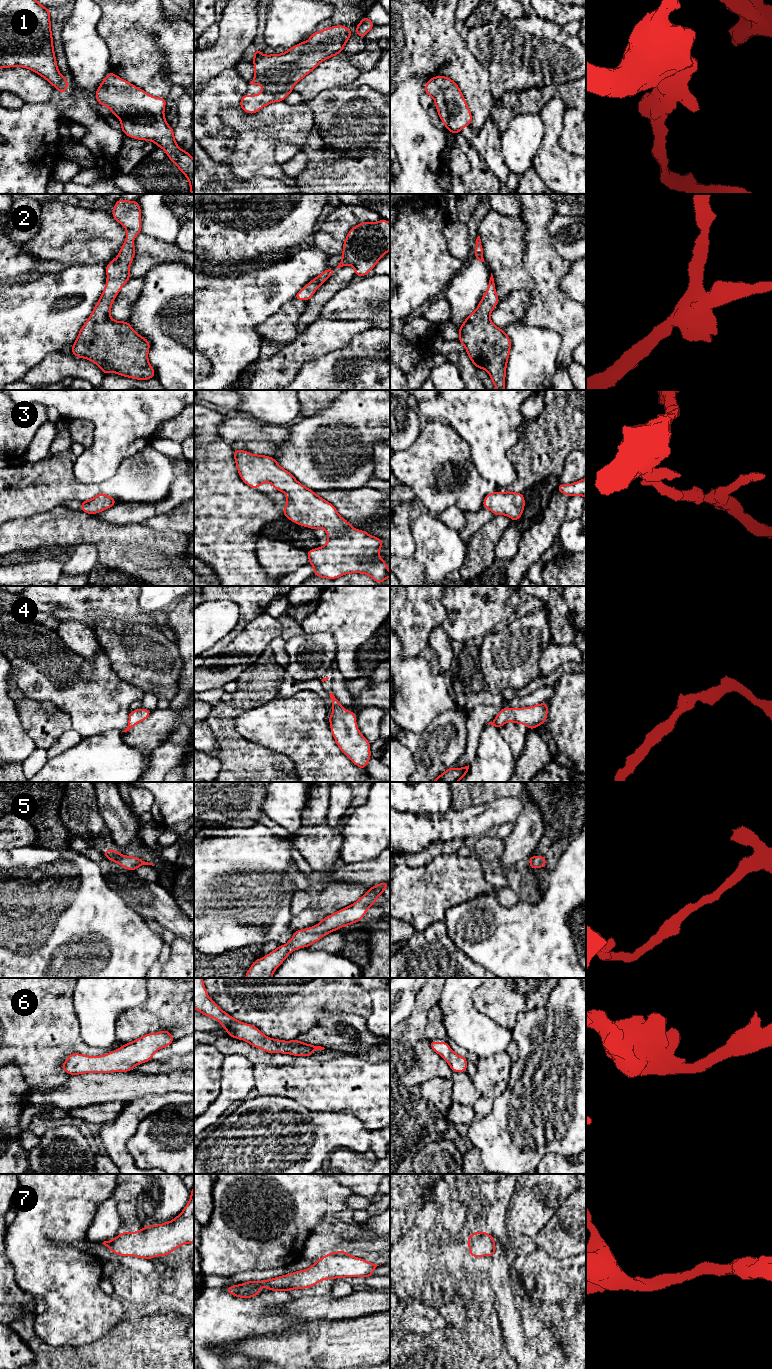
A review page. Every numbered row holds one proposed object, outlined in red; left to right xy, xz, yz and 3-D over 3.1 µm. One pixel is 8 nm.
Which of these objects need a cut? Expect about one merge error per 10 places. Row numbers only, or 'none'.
none

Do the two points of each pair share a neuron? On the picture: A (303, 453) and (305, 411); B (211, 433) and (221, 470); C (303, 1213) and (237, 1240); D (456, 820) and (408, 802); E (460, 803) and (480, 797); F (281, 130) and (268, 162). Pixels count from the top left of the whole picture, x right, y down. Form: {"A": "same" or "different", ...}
{"A": "different", "B": "different", "C": "same", "D": "different", "E": "same", "F": "same"}

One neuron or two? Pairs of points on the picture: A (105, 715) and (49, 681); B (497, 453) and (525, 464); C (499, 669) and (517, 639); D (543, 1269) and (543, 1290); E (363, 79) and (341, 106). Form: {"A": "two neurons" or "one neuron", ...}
{"A": "one neuron", "B": "two neurons", "C": "one neuron", "D": "one neuron", "E": "two neurons"}

